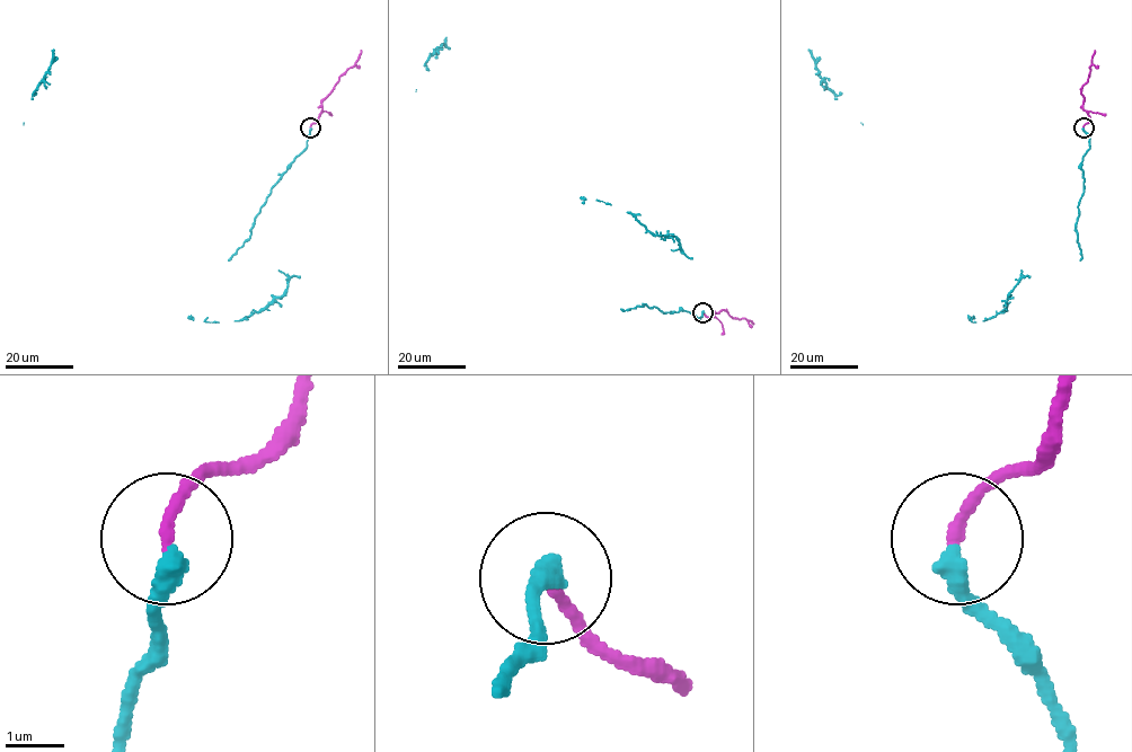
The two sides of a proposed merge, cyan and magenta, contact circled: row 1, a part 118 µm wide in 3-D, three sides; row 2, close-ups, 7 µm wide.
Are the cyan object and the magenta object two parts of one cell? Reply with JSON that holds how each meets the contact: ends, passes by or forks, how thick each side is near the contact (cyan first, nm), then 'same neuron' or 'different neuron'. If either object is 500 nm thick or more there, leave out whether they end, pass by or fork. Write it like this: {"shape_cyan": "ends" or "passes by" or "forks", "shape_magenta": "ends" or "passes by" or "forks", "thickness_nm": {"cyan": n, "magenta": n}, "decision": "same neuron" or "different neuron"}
{"shape_cyan": "ends", "shape_magenta": "ends", "thickness_nm": {"cyan": 360, "magenta": 200}, "decision": "same neuron"}

